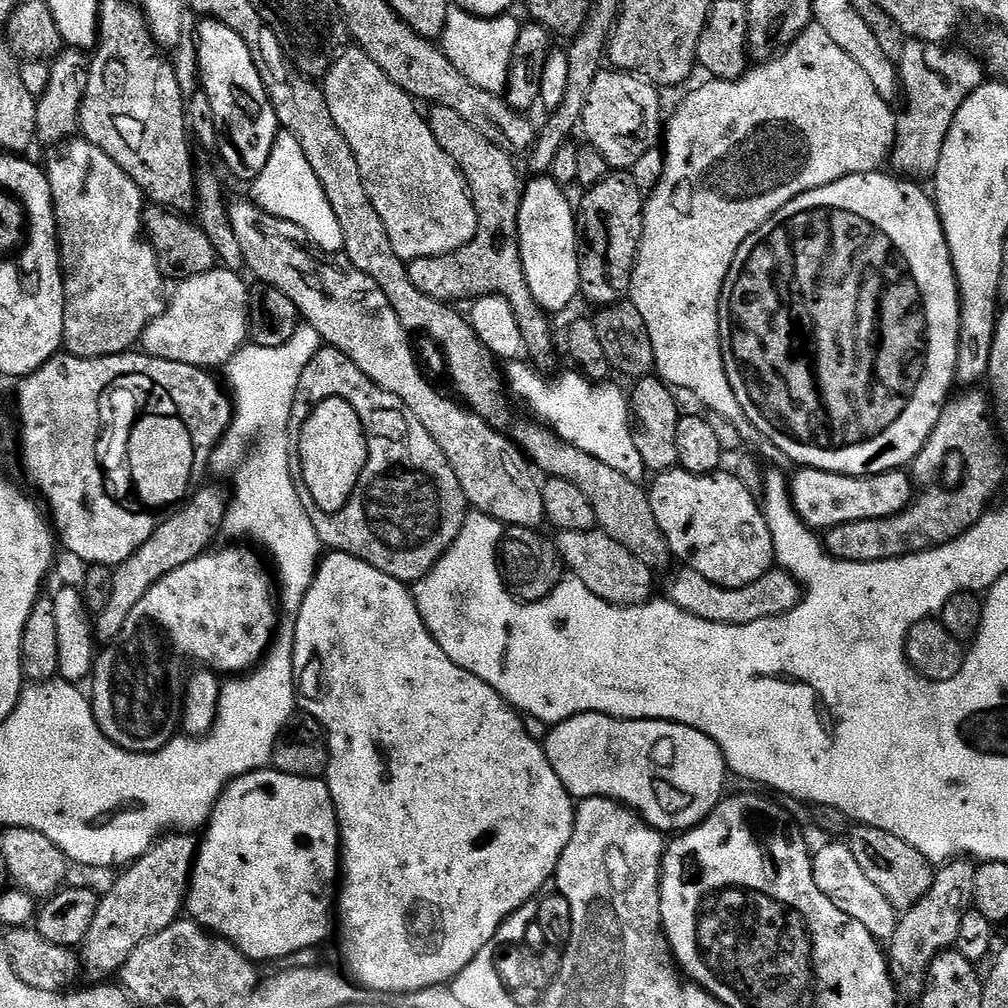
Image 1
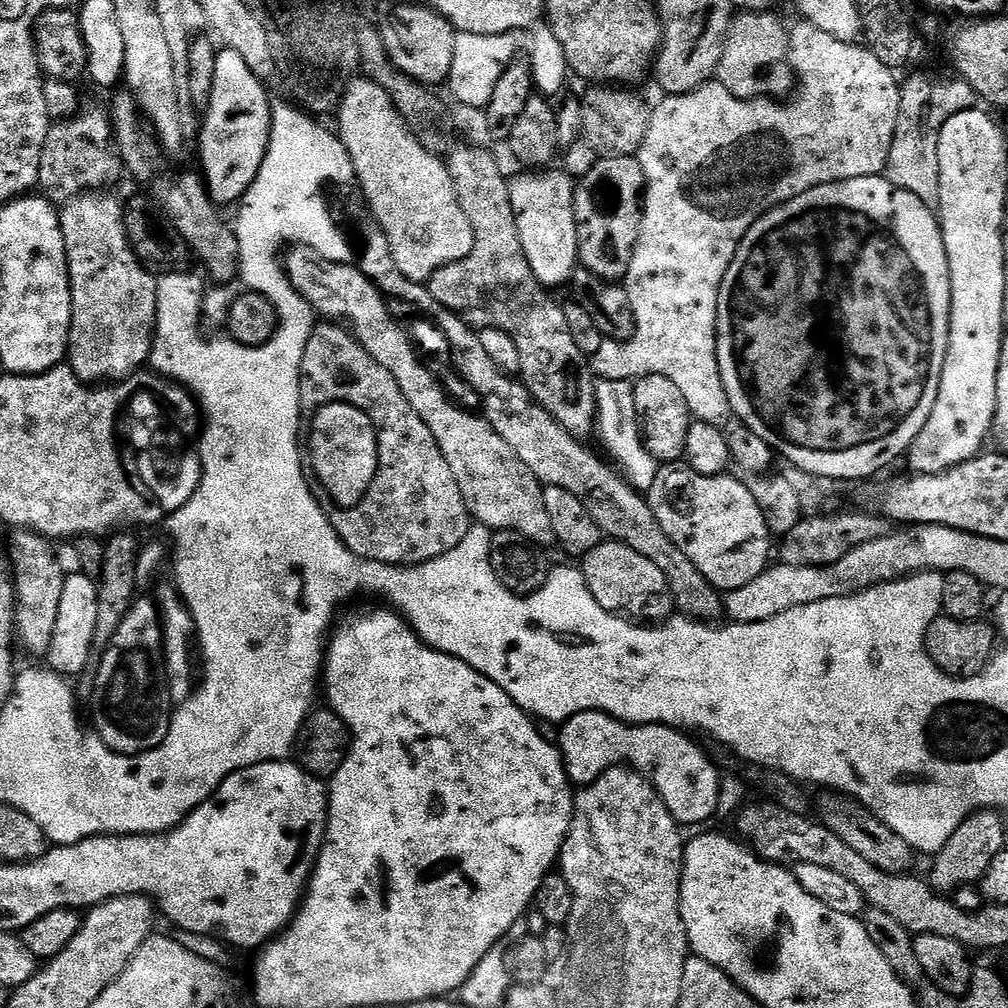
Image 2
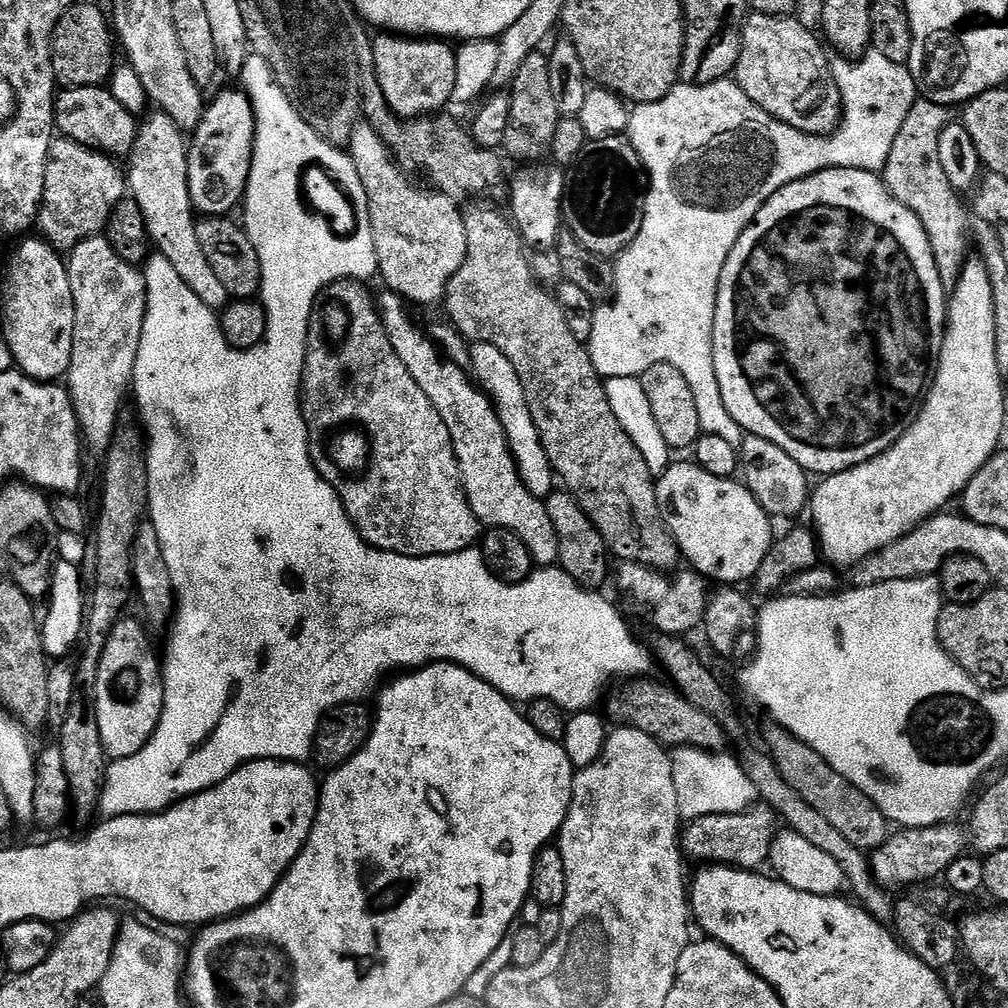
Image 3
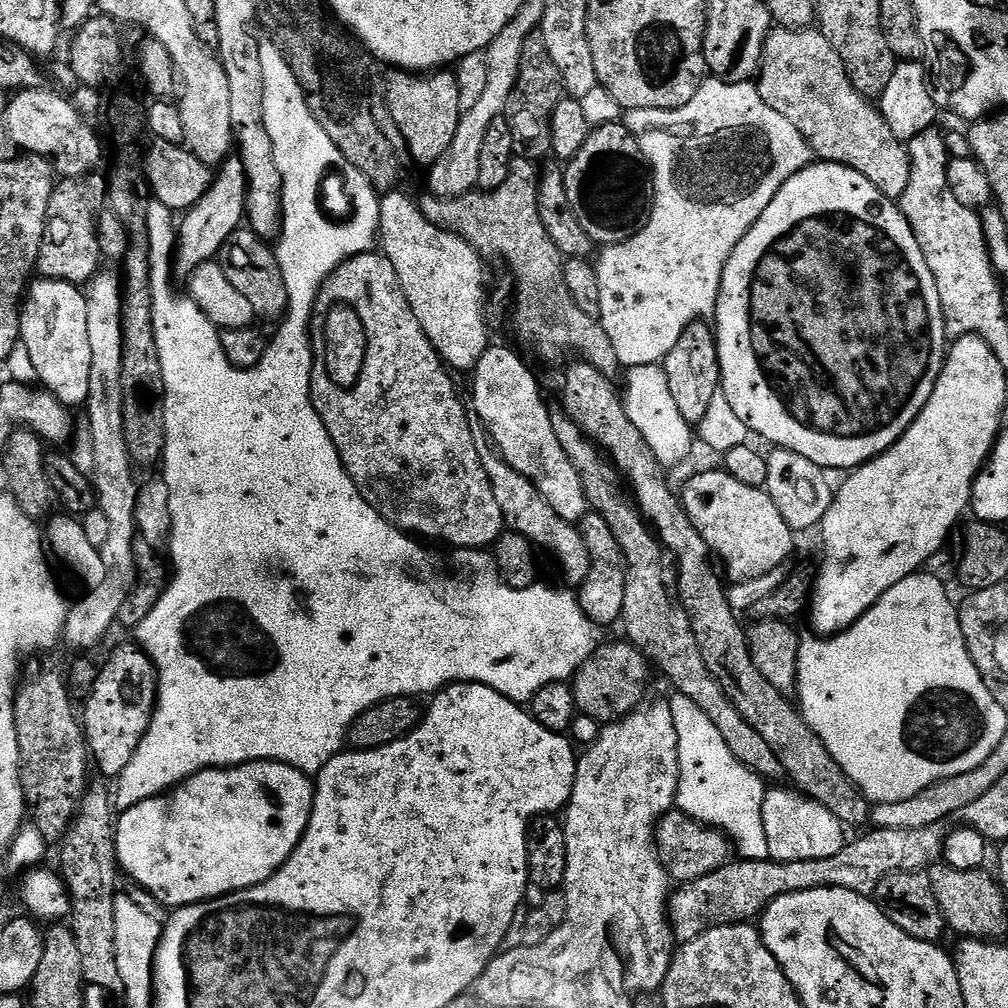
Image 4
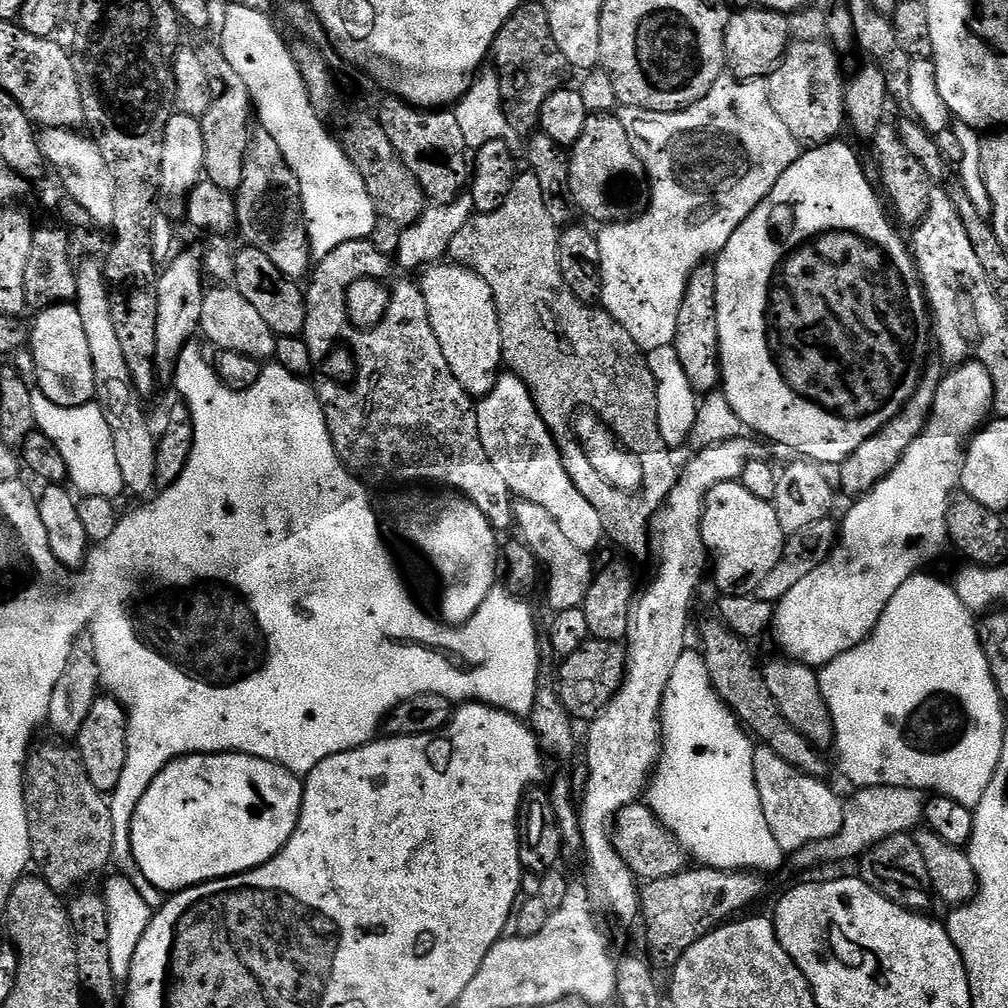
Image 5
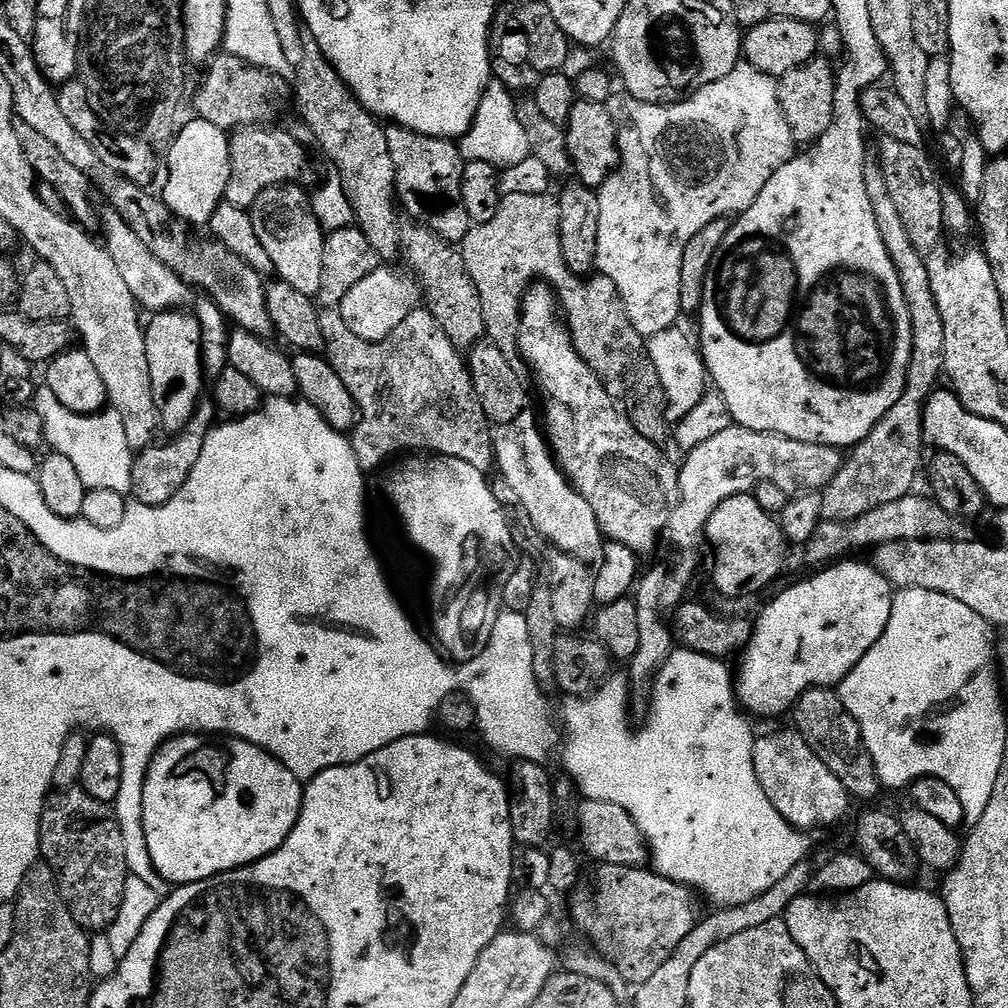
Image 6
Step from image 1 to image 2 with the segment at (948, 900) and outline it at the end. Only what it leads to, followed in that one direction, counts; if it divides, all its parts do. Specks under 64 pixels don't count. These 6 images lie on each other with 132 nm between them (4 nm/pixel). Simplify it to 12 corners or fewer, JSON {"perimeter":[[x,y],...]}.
{"perimeter":[[995,810],[962,821],[935,853],[932,888],[979,885],[1002,850]]}

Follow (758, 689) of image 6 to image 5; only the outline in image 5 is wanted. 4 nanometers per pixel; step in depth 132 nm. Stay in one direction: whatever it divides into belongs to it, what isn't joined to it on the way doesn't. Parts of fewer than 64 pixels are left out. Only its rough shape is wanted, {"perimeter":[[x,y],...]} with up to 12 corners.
{"perimeter":[[953,367],[924,432],[779,600],[785,657],[821,669],[949,543],[964,453],[993,411]]}

